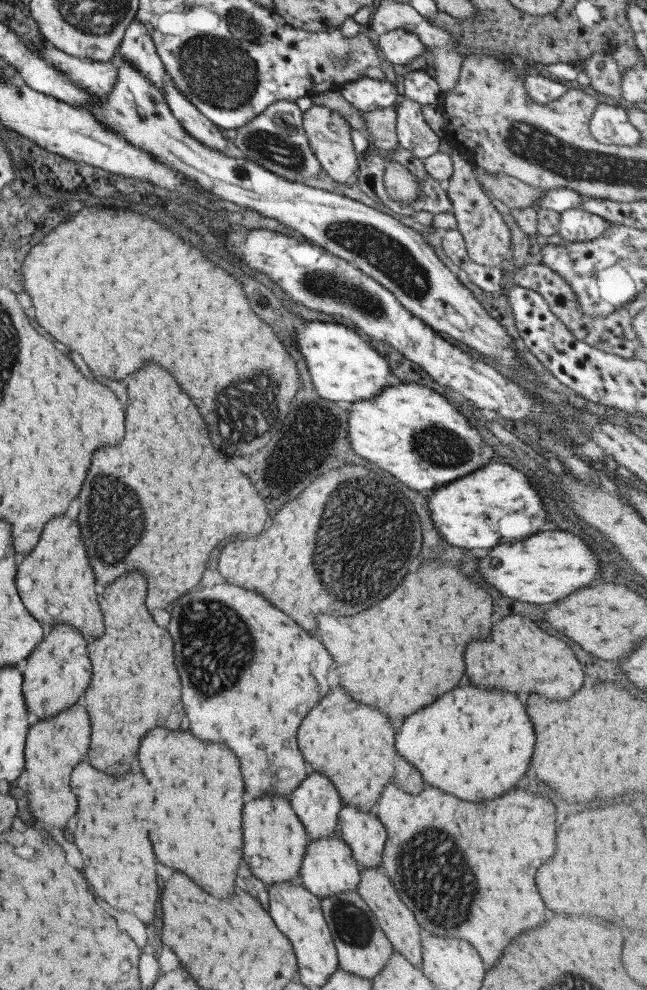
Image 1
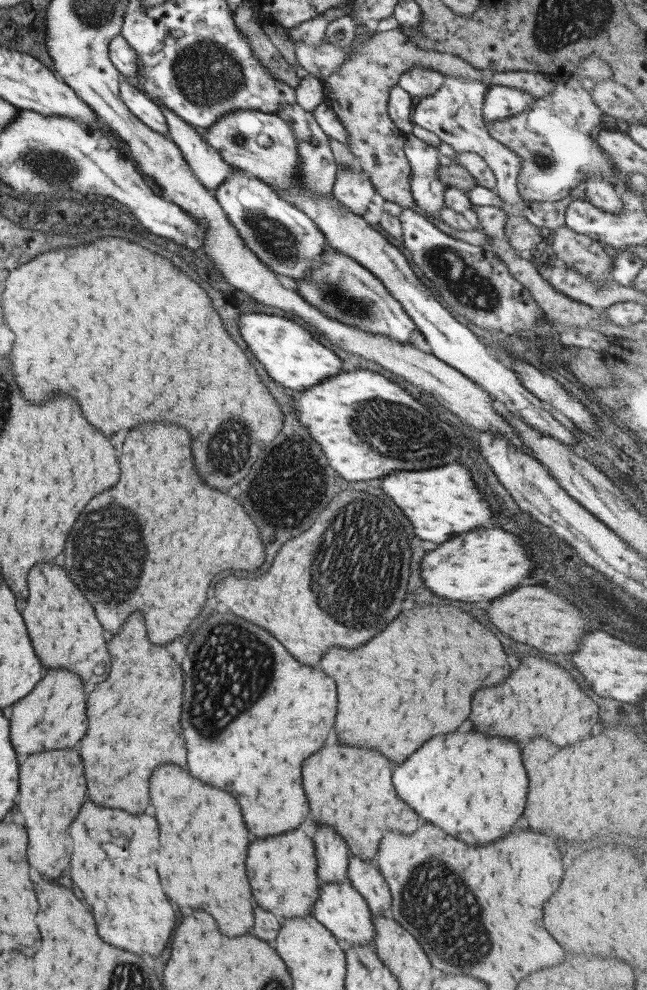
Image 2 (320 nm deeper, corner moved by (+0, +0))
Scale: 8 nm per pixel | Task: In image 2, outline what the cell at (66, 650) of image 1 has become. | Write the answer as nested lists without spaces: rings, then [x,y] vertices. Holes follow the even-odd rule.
[[[47,672],[39,684],[11,708],[9,740],[19,758],[36,752],[73,748],[85,734],[85,698],[83,686],[73,672]]]

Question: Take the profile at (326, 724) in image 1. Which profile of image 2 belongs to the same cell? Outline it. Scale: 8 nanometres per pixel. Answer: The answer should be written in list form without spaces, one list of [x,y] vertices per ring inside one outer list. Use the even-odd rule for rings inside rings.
[[[325,744],[303,762],[301,784],[313,822],[331,826],[345,840],[349,852],[361,860],[374,862],[379,840],[387,830],[413,834],[419,826],[417,814],[397,798],[391,786],[391,766],[379,752]]]

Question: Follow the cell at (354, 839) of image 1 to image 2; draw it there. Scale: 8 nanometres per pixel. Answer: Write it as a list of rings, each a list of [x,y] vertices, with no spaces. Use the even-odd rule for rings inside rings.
[[[351,856],[348,860],[346,878],[362,896],[372,915],[382,914],[385,908],[391,906],[387,883],[379,874],[374,862]]]

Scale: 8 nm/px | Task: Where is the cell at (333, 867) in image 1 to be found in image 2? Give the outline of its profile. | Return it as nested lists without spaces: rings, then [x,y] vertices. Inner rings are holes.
[[[347,879],[341,882],[320,883],[319,896],[312,905],[311,916],[322,924],[343,948],[350,944],[369,944],[374,938],[372,914],[362,896]]]

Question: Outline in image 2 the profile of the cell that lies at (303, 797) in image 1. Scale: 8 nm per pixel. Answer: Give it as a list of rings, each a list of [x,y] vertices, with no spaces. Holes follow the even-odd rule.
[[[319,826],[315,828],[316,876],[319,883],[341,882],[346,880],[348,869],[347,848],[345,842],[333,834],[331,828]]]

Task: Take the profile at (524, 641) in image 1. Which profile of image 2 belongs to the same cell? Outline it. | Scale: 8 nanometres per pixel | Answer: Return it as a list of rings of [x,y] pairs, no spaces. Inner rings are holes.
[[[527,656],[527,658],[521,658],[519,668],[509,674],[505,684],[499,684],[493,688],[481,688],[473,694],[469,720],[471,720],[471,728],[475,728],[477,732],[483,732],[483,734],[503,736],[507,740],[521,742],[521,744],[527,742],[529,738],[543,736],[551,744],[563,748],[563,746],[575,744],[581,738],[589,736],[591,726],[597,722],[597,706],[577,688],[575,680],[563,668],[549,664],[545,660],[539,660],[539,658]]]

